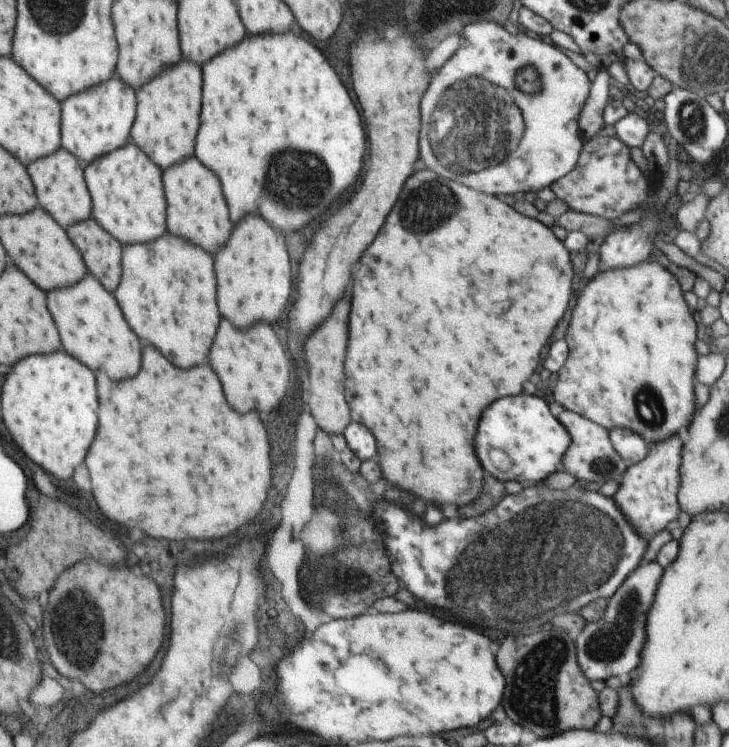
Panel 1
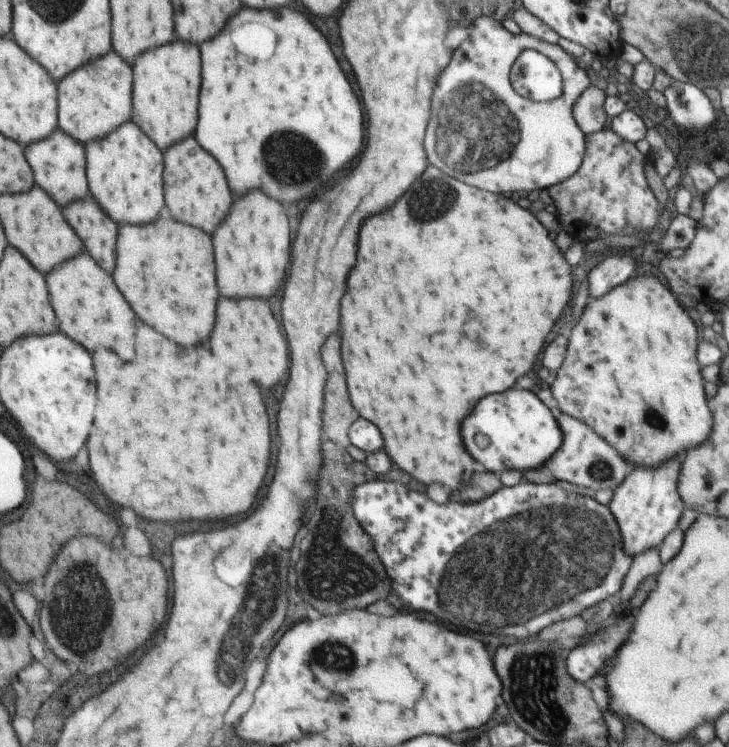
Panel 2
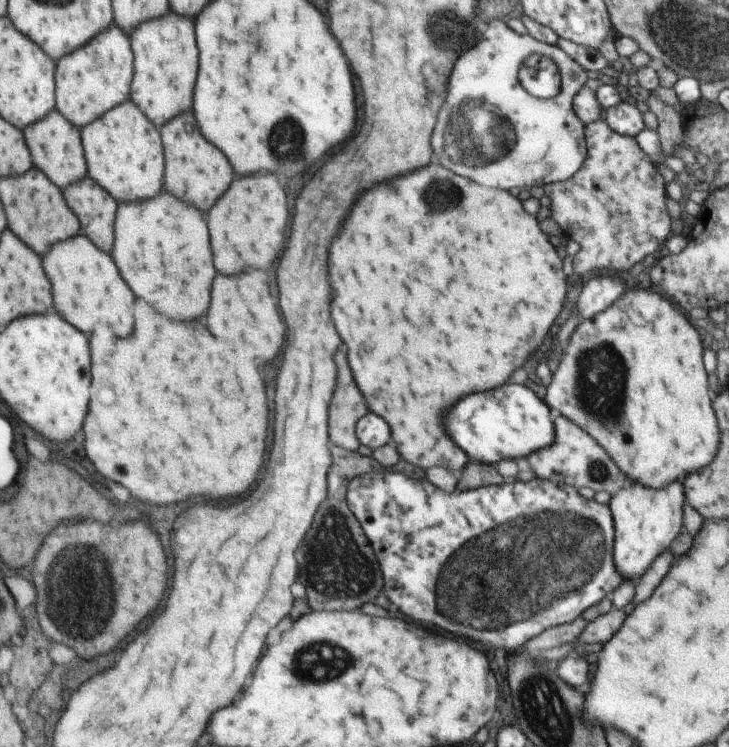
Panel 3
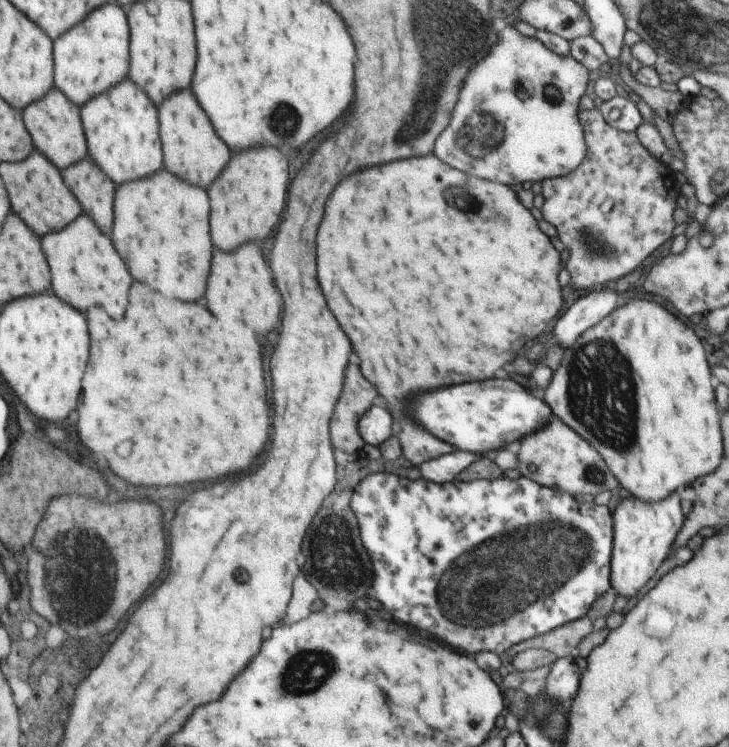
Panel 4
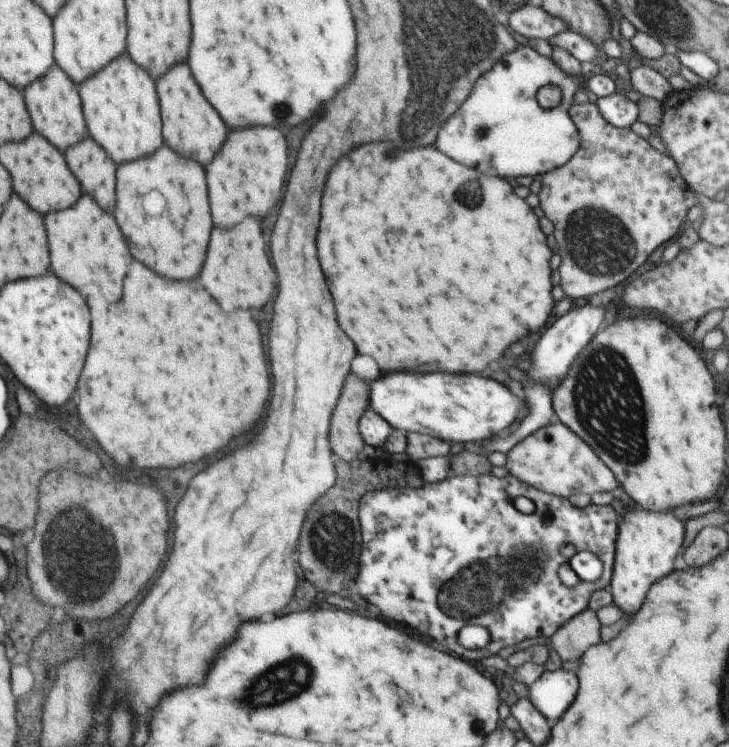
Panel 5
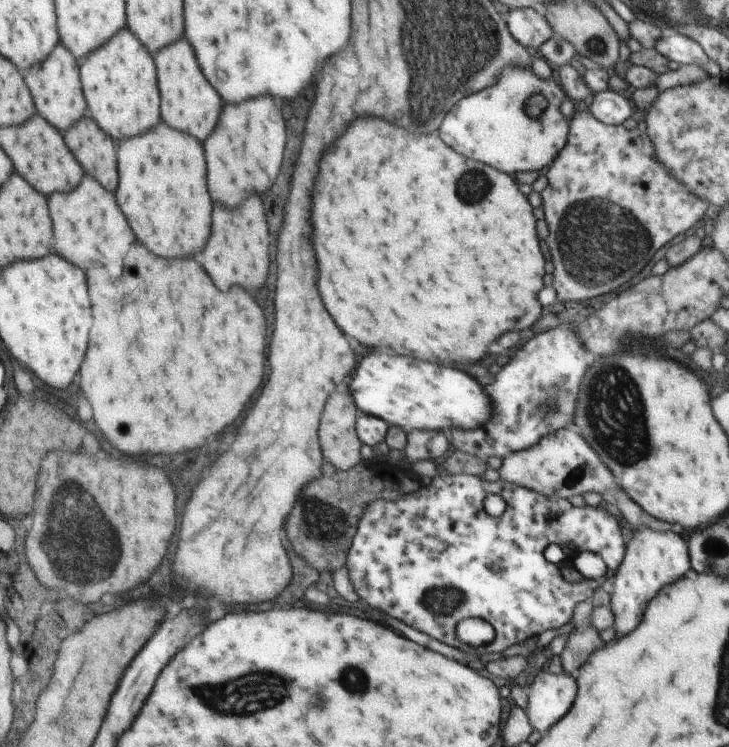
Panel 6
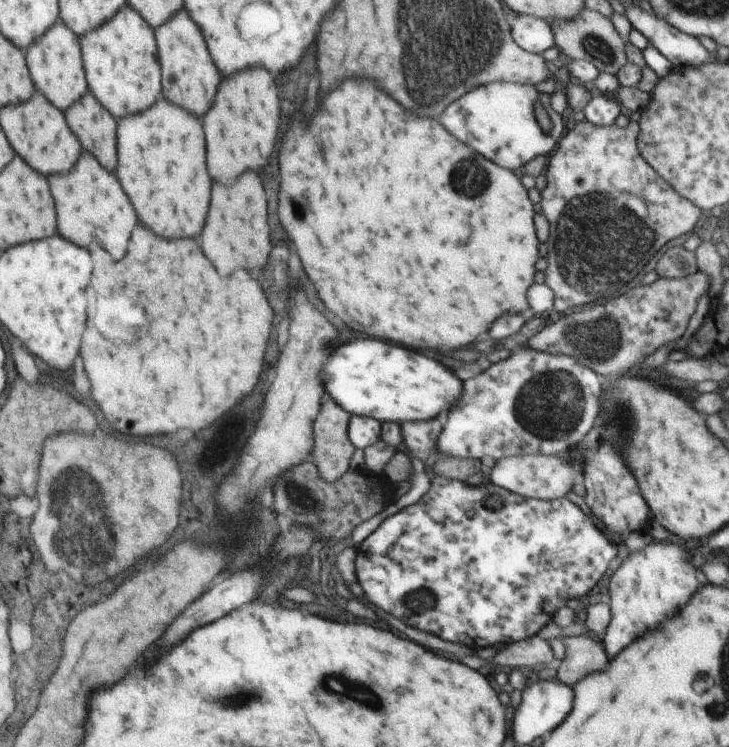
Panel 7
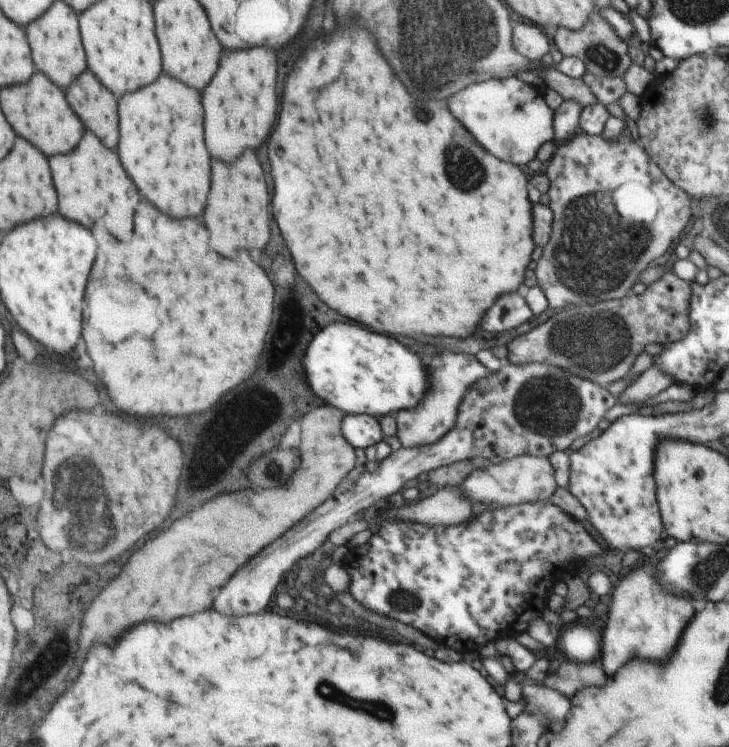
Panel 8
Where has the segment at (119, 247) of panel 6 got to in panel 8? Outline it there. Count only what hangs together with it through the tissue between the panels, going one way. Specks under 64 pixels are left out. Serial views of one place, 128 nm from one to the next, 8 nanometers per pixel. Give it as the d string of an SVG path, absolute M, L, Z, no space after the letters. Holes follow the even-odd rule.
M86 129L86 138L82 138L82 146L74 150L74 154L58 154L58 158L50 158L50 168L56 184L58 198L62 198L62 206L58 212L66 214L66 218L74 222L82 222L92 228L102 216L106 230L118 240L128 242L132 238L132 216L140 202L140 192L136 184L128 178L118 154L106 148L96 134ZM100 198L102 198L102 214L100 214Z

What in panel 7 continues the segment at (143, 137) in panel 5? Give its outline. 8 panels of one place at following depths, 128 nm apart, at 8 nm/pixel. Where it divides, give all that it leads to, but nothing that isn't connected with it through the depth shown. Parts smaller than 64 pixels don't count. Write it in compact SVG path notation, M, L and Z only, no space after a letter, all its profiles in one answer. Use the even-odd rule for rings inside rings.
M128 6L112 21L81 38L81 50L86 50L86 78L90 78L90 94L97 98L106 110L120 123L122 118L144 110L158 102L163 88L163 72L158 62L158 47L153 27Z

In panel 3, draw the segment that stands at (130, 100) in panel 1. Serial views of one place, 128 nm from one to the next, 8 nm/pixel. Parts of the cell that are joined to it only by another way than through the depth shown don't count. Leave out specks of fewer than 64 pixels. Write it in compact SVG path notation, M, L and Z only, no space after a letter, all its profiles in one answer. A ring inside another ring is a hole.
M116 24L81 49L74 50L55 65L55 109L61 111L79 129L92 125L130 96L132 50L125 31Z

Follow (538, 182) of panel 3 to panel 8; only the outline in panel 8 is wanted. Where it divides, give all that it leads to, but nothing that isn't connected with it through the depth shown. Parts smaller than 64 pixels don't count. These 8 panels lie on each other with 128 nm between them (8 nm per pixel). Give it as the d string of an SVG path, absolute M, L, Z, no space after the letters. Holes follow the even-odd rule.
M507 77L504 79L486 79L483 82L470 84L464 90L460 90L458 94L452 96L450 100L450 108L452 114L460 122L464 122L464 128L496 158L506 162L514 162L518 166L526 166L533 160L539 148L545 142L553 142L553 119L554 112L551 110L542 94L538 90L534 90L522 80L516 77Z

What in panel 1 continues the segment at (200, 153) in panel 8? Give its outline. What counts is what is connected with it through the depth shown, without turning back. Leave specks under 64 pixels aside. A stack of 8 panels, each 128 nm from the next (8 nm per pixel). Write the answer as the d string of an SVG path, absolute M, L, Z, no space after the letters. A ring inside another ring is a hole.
M166 231L158 242L125 246L121 276L122 286L114 294L118 294L118 302L122 302L134 332L144 342L160 348L176 366L204 364L220 322L212 256Z

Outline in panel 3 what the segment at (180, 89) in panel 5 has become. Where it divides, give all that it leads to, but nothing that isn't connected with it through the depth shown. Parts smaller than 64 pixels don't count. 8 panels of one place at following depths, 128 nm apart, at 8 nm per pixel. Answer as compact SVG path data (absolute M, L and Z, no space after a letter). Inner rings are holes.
M193 112L182 114L160 128L161 138L166 138L166 191L176 194L176 198L184 198L186 202L194 202L202 210L208 210L232 182L232 166L228 158L202 136Z

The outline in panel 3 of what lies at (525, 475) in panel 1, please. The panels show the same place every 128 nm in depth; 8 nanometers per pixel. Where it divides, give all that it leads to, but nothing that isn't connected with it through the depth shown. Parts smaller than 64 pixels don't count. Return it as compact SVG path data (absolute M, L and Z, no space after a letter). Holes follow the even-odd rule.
M506 384L498 390L460 398L444 412L444 426L458 448L474 461L487 465L495 465L500 460L528 458L550 446L556 438L549 406L530 388L518 384Z

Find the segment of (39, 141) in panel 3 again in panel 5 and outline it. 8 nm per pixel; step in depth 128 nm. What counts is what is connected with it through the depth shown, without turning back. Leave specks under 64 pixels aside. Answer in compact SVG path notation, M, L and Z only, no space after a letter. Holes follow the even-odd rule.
M54 66L44 78L38 78L32 85L26 86L26 102L30 102L30 118L34 118L33 132L46 134L54 146L66 152L76 142L82 142L87 137L84 114L82 114L82 101L80 86L77 85L62 67Z

